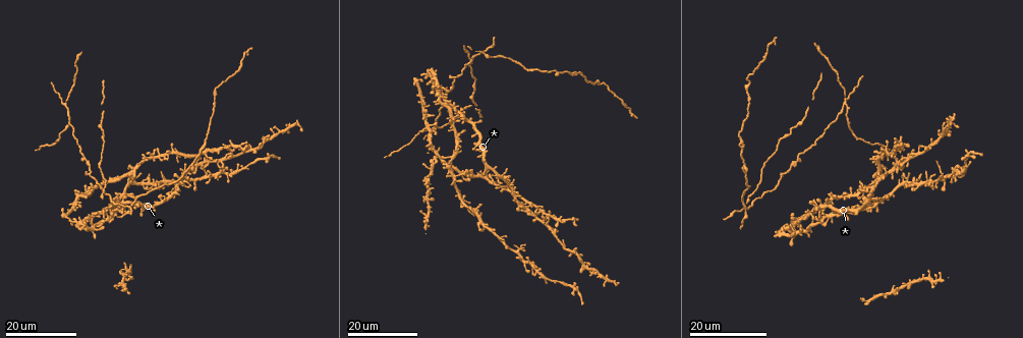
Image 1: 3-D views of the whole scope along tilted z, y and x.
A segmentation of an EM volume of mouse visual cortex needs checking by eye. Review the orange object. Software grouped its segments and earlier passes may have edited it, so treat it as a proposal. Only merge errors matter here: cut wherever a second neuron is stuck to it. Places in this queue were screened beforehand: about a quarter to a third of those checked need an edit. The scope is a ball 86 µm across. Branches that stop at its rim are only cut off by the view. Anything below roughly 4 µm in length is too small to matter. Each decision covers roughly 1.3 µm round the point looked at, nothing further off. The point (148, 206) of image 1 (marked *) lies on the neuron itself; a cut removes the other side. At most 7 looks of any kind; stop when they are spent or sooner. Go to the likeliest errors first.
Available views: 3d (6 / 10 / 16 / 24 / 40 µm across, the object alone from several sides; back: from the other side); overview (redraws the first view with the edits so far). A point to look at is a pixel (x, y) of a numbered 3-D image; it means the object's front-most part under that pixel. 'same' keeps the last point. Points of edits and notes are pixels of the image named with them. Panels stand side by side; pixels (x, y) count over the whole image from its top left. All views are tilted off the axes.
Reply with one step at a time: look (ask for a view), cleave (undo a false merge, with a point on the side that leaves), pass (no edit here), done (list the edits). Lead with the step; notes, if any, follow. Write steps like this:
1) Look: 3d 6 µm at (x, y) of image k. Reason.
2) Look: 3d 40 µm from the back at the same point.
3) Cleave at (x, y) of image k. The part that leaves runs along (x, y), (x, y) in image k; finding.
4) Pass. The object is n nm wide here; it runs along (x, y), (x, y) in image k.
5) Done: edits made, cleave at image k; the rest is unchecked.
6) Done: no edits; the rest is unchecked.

Look: 3d 24 µm at (517, 252) of image 1. Thin arm on a thick one.

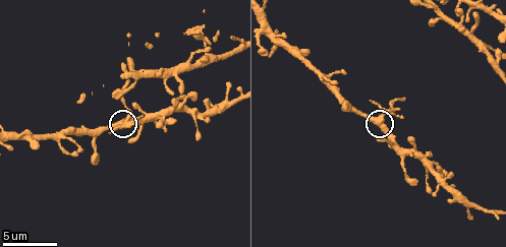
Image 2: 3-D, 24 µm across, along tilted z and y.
Look: 3d 6 µm at (381, 120) of image 2.

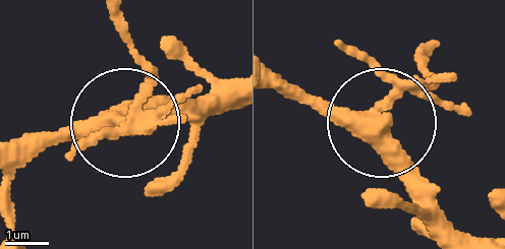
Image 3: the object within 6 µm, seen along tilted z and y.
Cleave at (176, 101) of image 3. 5 arms meet here; two neurons meet here.

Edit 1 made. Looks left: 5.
Look: 3d 16 µm at (66, 102) of image 1. Arms part here.

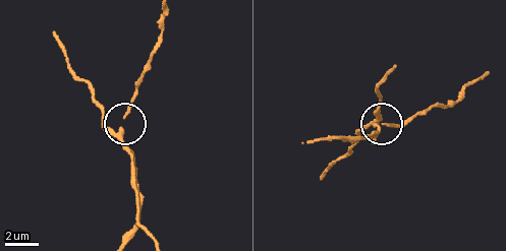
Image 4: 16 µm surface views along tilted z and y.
Look: 3d 6 µm at (121, 128) of image 4.

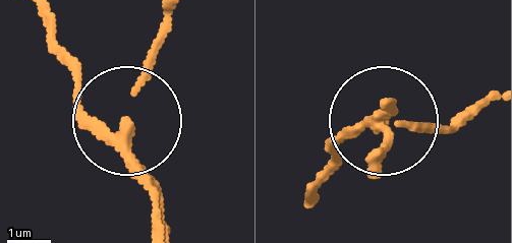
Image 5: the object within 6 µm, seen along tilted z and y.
Cleave at (79, 123) of image 5. The part that leaves runs along (127, 157), (156, 229) in image 5; a second neuron is stuck on.

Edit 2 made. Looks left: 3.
Look: 3d 24 µm at (830, 218) of image 1. Thin arm on a thick one.

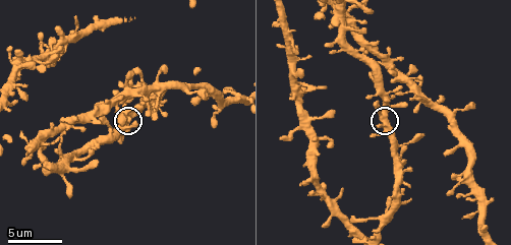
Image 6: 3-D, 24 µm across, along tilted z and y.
Look: 3d 10 µm at (380, 116) of image 6. Zoom in.

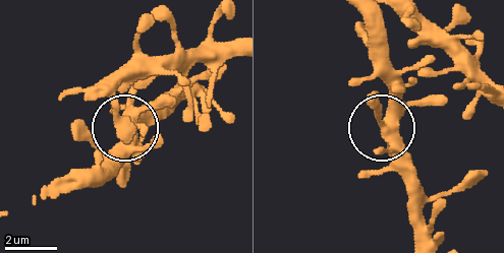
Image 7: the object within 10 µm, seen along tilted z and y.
Pass. 4 arms meet here; continuous, no second neuron.

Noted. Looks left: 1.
Done: edits made, cleave at image 3, cleave at image 5; the rest is unchecked.

